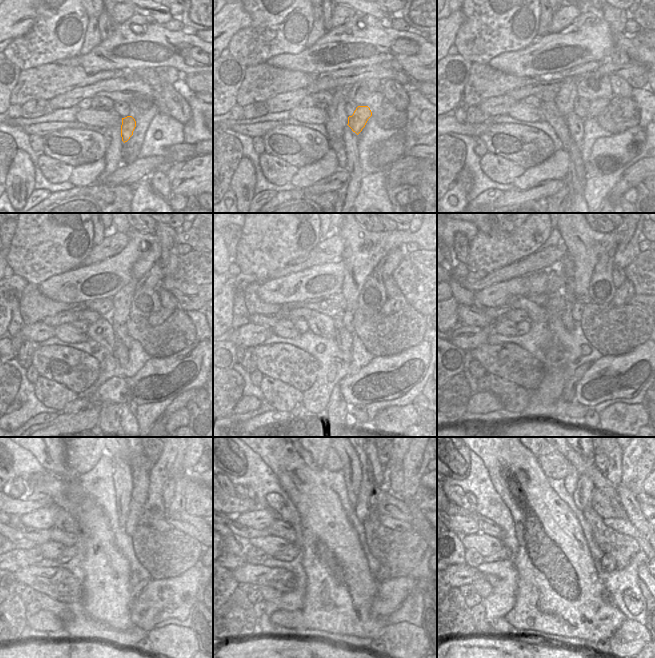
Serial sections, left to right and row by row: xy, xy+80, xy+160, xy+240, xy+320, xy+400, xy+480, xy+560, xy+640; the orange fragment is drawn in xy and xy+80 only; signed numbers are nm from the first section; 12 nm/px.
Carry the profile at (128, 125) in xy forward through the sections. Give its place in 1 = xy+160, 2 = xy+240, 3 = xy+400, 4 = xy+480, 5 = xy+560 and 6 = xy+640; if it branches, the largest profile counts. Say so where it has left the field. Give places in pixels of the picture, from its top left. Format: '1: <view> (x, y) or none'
1: xy+160 (596, 106)
2: xy+240 (159, 317)
3: xy+400 (626, 290)
4: xy+480 (177, 504)
5: xy+560 (405, 496)
6: xy+640 (640, 497)

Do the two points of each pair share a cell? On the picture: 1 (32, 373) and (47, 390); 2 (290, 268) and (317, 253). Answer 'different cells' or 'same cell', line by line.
1: different cells
2: same cell

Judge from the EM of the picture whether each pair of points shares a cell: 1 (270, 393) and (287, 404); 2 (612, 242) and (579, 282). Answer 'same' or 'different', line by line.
1: same
2: same

